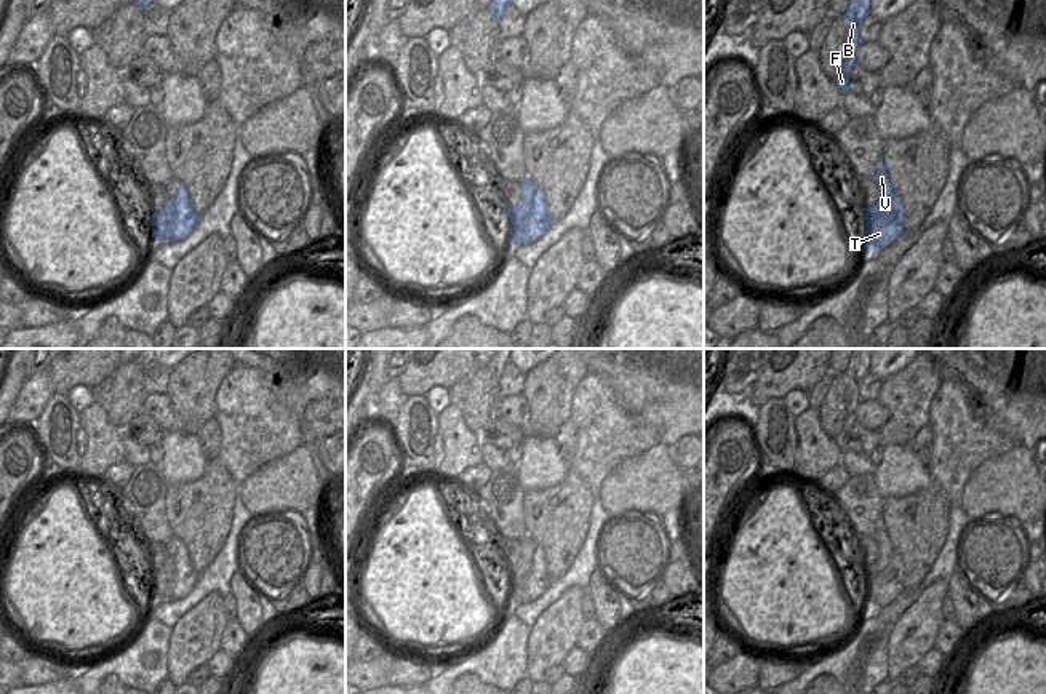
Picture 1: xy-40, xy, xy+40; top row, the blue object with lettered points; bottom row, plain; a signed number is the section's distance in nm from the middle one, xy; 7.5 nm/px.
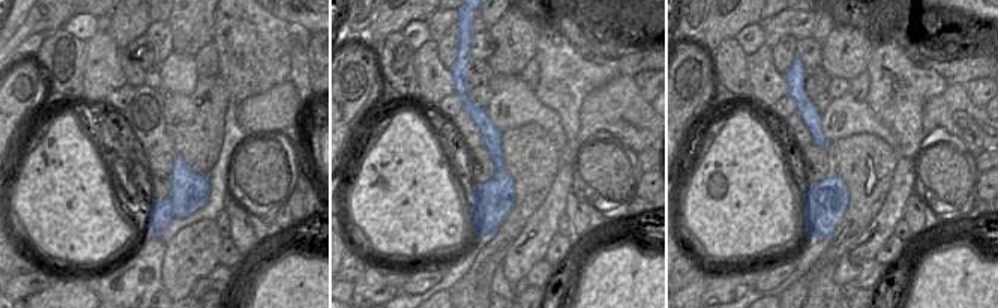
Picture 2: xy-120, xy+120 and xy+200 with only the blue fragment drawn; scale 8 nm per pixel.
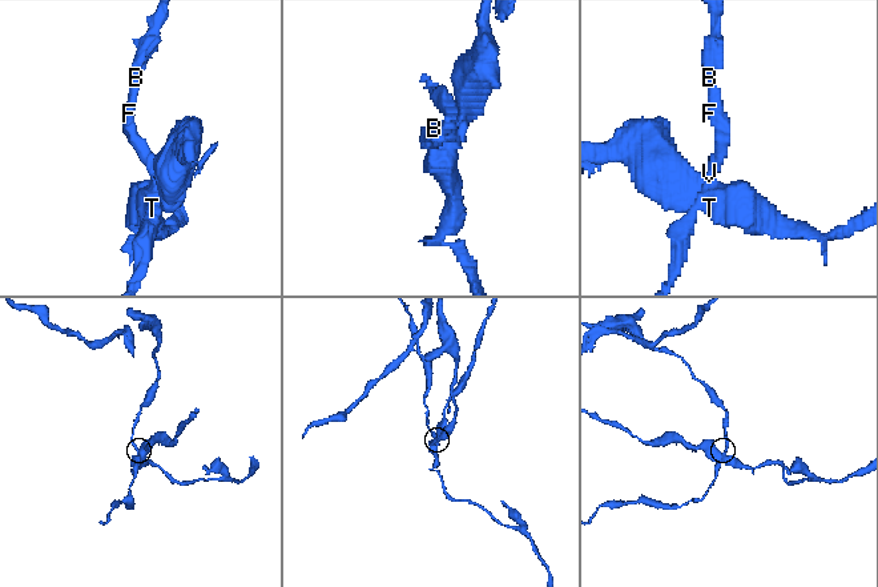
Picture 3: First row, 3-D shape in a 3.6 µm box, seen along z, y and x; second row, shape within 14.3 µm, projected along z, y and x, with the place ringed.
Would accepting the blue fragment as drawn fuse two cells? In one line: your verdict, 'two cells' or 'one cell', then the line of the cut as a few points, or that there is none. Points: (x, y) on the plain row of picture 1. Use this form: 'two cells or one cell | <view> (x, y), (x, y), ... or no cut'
two cells | xy (538, 547), (531, 570), (520, 581), (511, 579)

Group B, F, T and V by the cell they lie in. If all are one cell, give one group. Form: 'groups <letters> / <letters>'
groups B F V / T

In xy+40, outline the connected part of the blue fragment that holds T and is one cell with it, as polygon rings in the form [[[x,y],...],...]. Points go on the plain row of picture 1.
[[[896,553],[876,576],[872,574],[872,566],[862,566],[862,574],[865,579],[865,611],[884,608],[904,592],[904,564]]]

